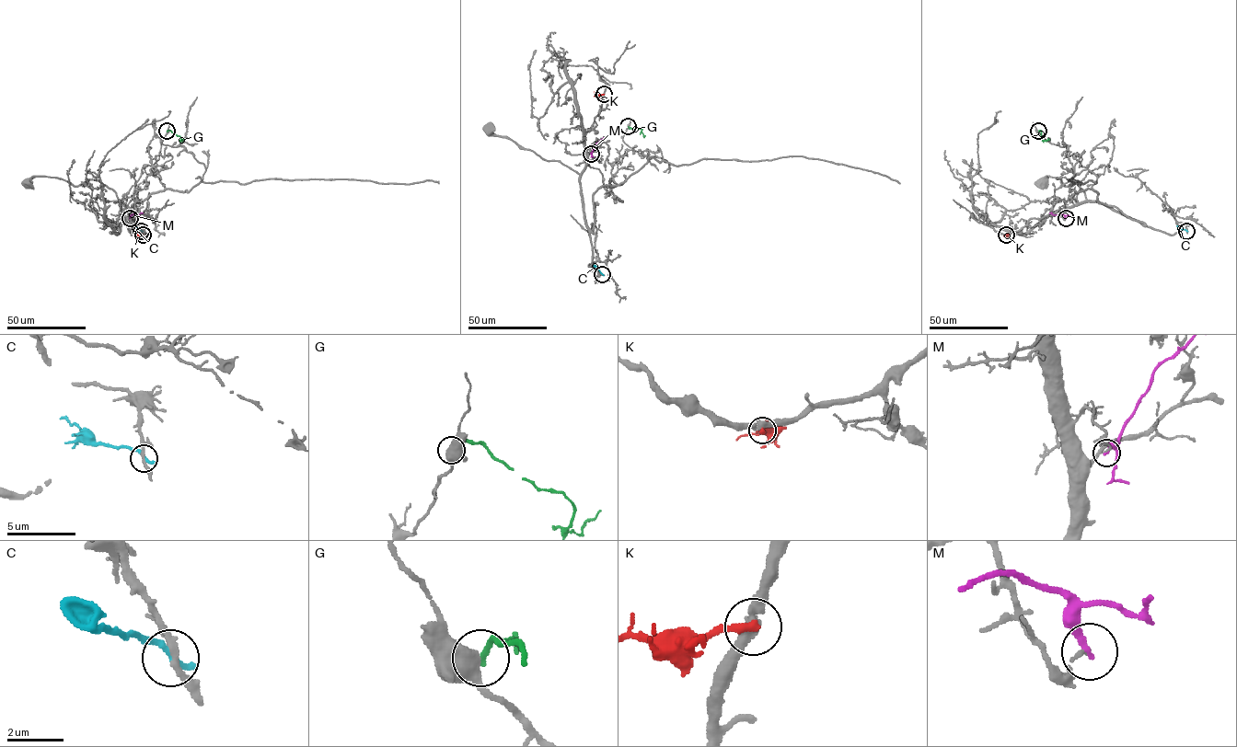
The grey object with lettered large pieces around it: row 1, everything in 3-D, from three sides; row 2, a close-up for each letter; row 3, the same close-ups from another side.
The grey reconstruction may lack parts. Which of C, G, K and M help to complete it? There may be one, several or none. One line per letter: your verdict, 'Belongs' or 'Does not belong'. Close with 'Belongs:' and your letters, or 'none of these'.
C: Does not belong
G: Does not belong
K: Does not belong
M: Does not belong
Belongs: none of these

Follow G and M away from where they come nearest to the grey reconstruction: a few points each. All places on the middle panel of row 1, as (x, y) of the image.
G: (628, 126), (642, 129), (643, 136), (645, 135)
M: (590, 154), (604, 137)

